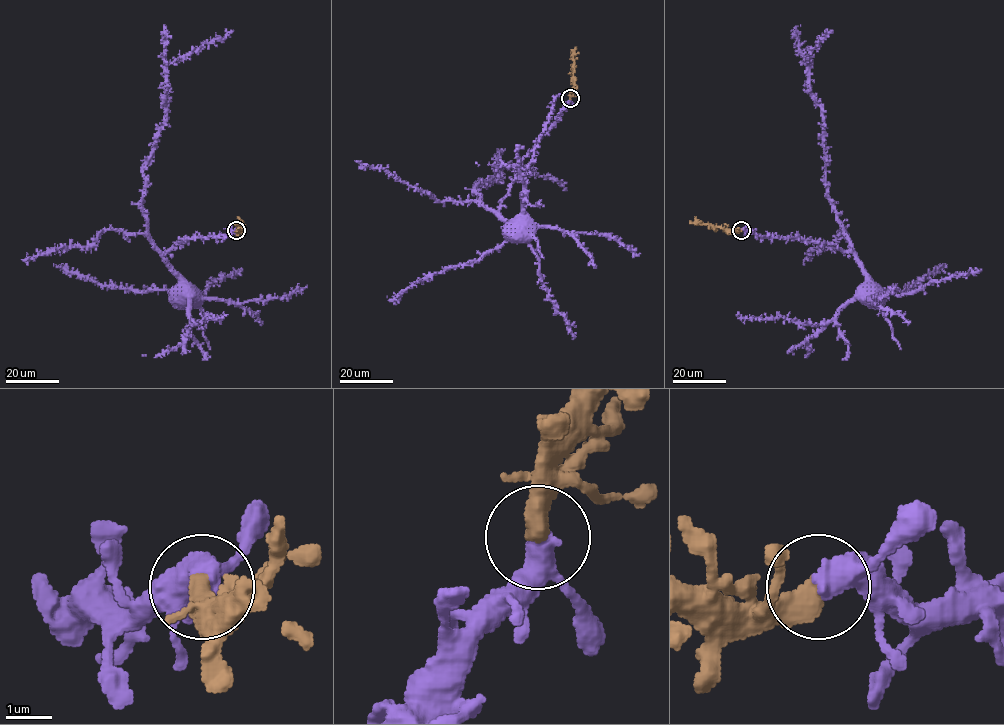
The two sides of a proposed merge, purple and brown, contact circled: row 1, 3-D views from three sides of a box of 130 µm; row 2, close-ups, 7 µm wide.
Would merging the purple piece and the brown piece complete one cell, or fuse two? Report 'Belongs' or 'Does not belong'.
Belongs

